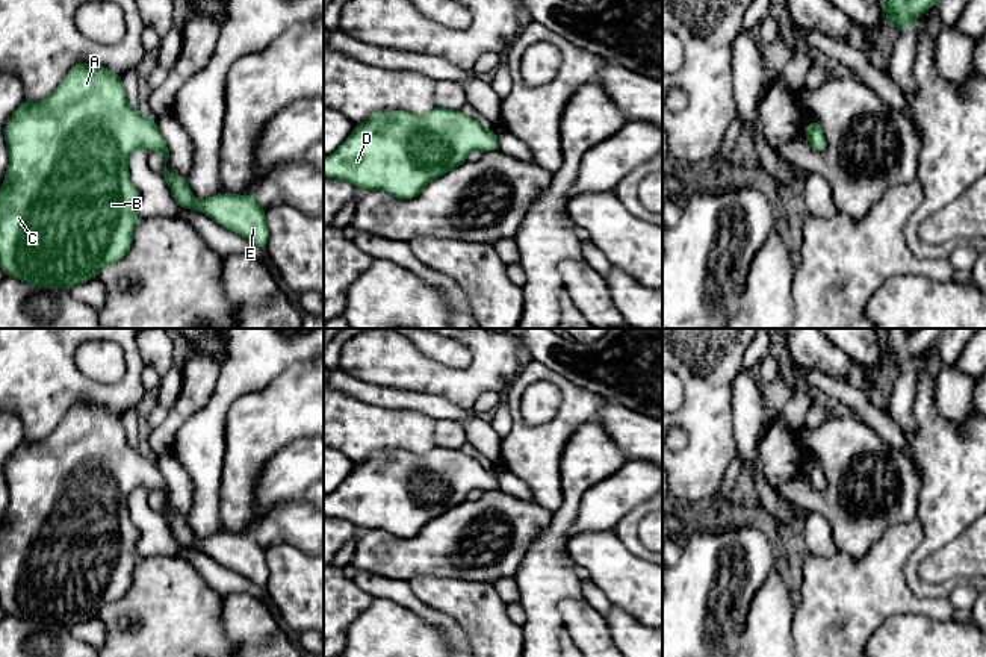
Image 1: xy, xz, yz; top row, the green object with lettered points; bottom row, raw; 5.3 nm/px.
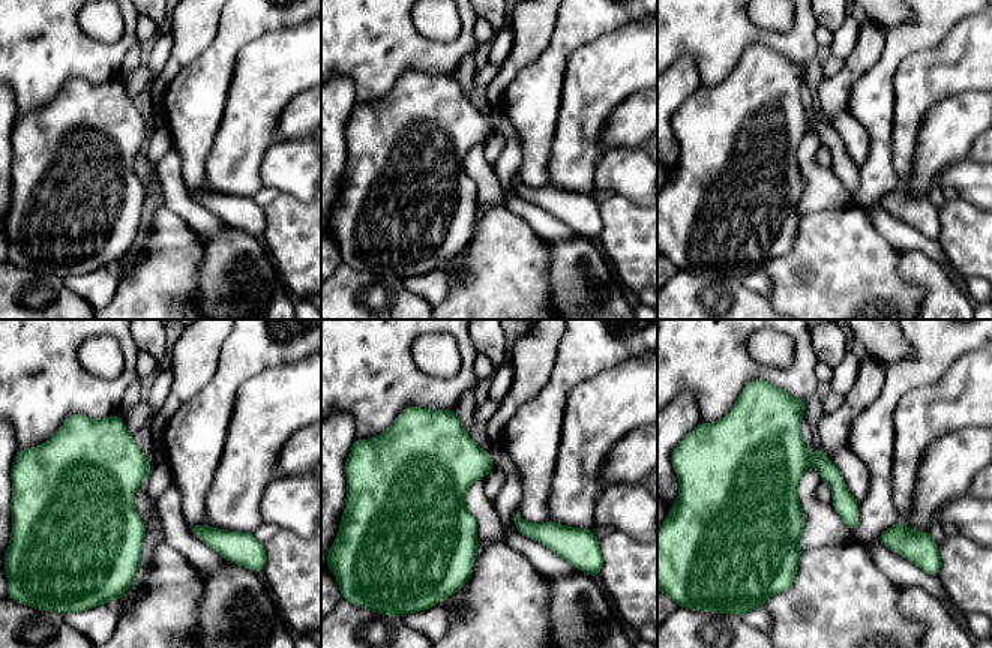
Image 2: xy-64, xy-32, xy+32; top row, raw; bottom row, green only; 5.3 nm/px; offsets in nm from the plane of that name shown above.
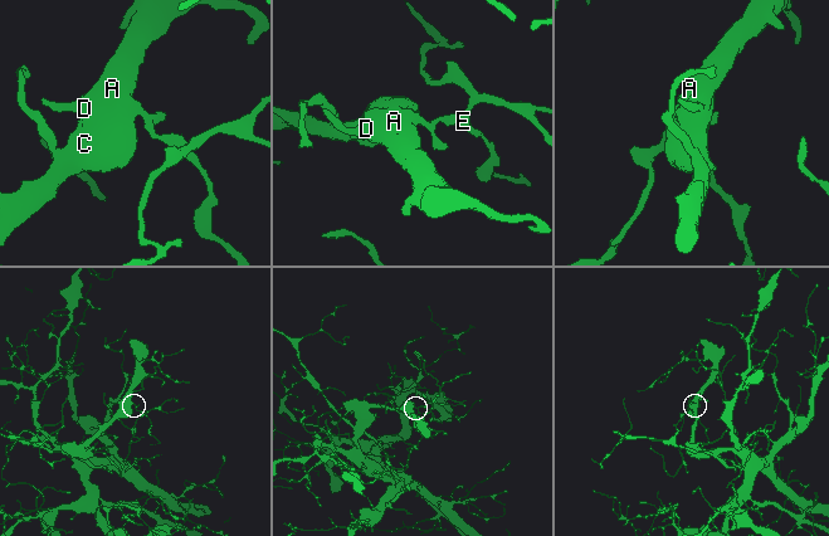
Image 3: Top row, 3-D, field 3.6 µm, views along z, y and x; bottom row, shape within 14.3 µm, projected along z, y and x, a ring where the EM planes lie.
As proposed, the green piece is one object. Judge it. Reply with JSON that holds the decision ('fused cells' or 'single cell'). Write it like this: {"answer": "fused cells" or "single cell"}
{"answer": "single cell"}

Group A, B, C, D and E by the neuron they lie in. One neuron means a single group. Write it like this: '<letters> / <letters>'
A B C D E

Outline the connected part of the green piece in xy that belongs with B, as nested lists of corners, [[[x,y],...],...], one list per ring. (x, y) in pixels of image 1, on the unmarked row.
[[[95,403],[74,404],[54,431],[41,441],[23,441],[12,453],[5,480],[9,506],[0,525],[0,607],[5,615],[42,627],[71,628],[97,618],[103,607],[119,601],[132,586],[136,569],[139,531],[132,522],[127,498],[136,487],[160,490],[165,497],[163,516],[180,546],[198,550],[222,566],[240,574],[251,583],[266,587],[269,568],[266,551],[254,534],[222,531],[207,539],[197,539],[186,516],[166,509],[169,489],[156,468],[156,459],[129,445],[121,413]]]

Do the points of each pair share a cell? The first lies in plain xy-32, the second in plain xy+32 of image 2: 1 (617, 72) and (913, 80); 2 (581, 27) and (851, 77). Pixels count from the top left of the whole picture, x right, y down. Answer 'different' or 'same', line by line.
1: same
2: different

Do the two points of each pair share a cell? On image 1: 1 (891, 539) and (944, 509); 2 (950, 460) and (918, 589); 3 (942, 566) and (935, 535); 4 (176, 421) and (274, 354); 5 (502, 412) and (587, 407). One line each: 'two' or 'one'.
1: two
2: one
3: two
4: two
5: two

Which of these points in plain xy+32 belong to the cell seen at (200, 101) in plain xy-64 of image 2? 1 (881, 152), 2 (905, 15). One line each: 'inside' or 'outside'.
1: inside
2: outside

